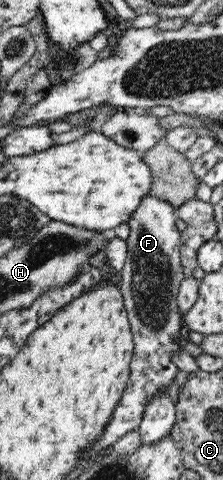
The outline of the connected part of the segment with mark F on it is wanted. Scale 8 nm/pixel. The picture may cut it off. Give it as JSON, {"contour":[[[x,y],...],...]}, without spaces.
{"contour":[[[145,194],[143,197],[139,207],[126,222],[129,228],[125,240],[127,256],[124,267],[119,272],[119,290],[134,342],[130,375],[109,424],[100,439],[88,448],[84,458],[95,456],[103,448],[115,444],[115,440],[119,440],[125,432],[138,430],[145,404],[151,400],[153,394],[167,392],[180,369],[173,364],[171,356],[182,350],[175,341],[175,336],[178,336],[177,340],[186,337],[182,312],[177,306],[179,284],[185,277],[179,254],[181,232],[177,229],[176,209],[171,203],[157,198],[156,195]]]}

